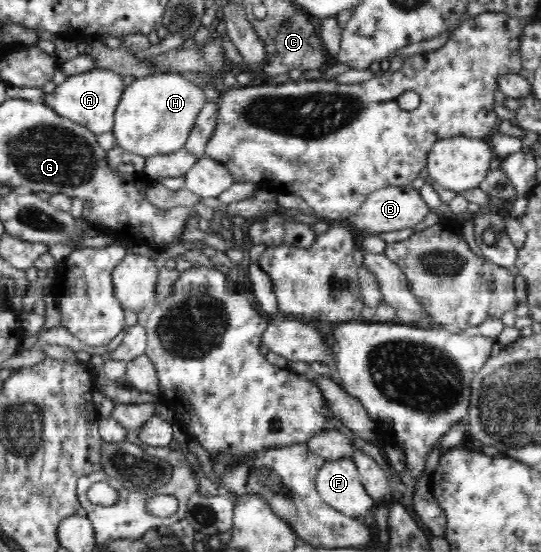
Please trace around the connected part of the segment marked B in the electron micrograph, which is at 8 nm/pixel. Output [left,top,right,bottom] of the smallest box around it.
[353,185,430,233]

